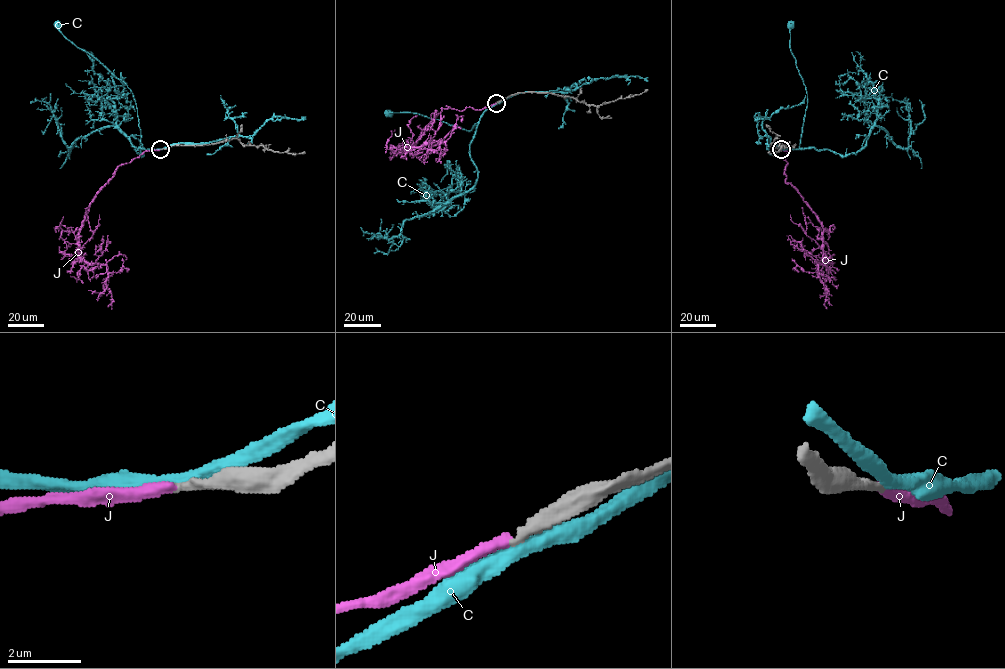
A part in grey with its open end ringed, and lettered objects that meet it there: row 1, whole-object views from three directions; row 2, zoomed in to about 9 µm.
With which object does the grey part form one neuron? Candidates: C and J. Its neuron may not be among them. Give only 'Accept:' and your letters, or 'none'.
Accept: J

